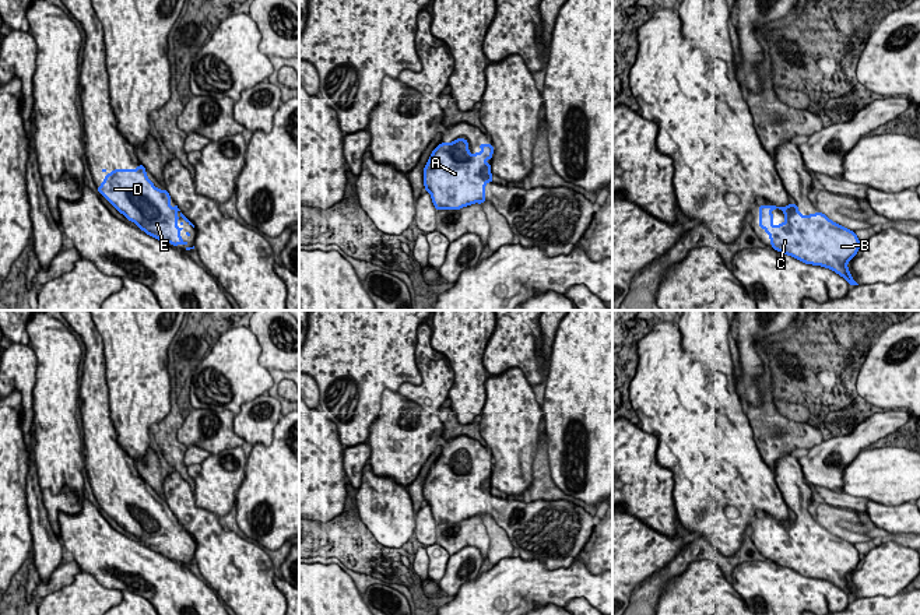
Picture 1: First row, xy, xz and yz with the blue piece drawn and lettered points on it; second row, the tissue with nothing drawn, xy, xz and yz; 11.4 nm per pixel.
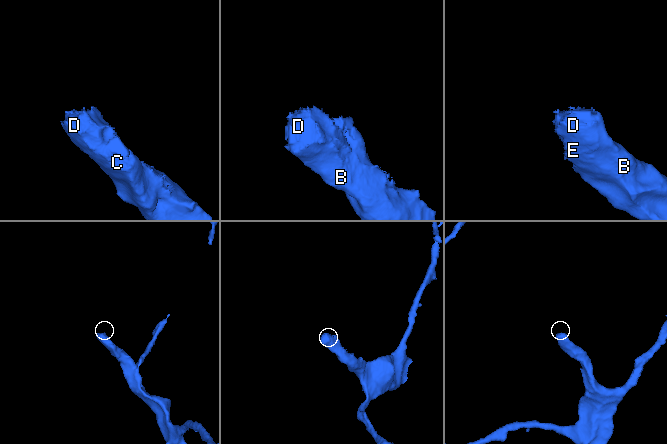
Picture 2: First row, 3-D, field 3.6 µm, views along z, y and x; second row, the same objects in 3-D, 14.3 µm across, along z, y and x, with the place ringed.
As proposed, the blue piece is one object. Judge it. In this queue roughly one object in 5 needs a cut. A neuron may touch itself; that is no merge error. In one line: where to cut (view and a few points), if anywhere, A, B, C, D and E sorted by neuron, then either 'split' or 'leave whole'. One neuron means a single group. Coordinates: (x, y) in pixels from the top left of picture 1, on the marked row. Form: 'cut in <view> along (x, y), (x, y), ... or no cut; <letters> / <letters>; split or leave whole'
no cut; A B C D E; leave whole

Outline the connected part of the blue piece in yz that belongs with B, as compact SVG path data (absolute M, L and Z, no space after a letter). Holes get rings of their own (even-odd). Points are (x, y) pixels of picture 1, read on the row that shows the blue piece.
M794 203L787 207L758 205L758 208L759 229L763 228L763 233L770 235L770 245L775 250L805 264L831 268L847 280L850 287L858 285L847 268L847 261L861 246L853 231L831 221L819 211L803 217ZM776 208L784 212L786 221L773 228L775 214L769 211Z

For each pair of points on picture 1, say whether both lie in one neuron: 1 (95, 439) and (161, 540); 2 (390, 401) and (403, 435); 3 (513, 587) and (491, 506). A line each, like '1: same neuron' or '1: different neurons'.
1: same neuron
2: same neuron
3: different neurons

